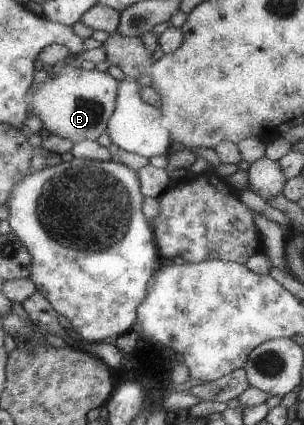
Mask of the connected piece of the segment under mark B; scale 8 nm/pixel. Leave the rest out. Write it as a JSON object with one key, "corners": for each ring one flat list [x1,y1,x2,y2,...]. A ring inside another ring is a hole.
{"corners":[[68,67,26,92,26,116,36,116,42,126,42,132,67,139,75,144,82,140,96,141,106,130,106,124,115,106,118,81,107,72,97,69,82,70,80,67]]}

